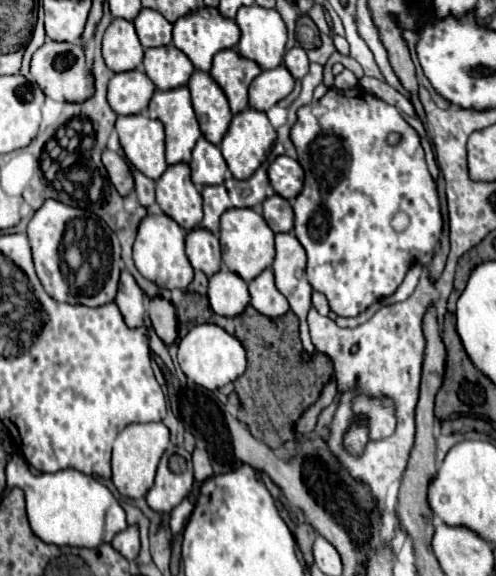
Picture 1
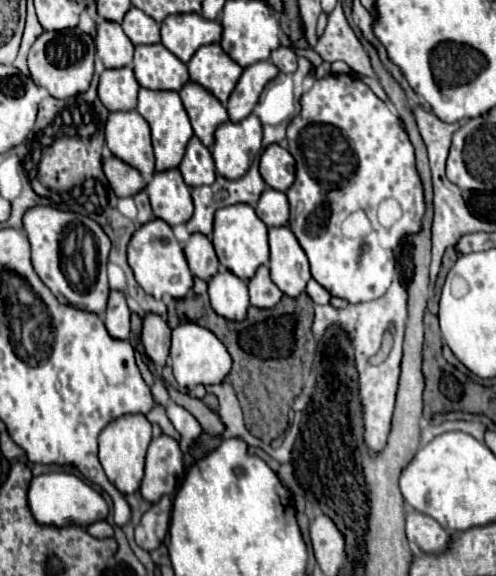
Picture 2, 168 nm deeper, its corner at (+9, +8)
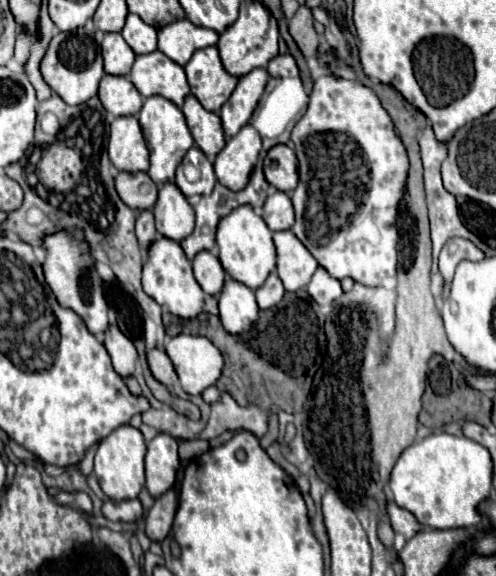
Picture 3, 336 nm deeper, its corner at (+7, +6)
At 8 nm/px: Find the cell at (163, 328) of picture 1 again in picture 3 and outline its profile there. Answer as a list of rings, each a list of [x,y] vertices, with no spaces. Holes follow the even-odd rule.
[[[156,348],[156,350],[148,352],[148,364],[150,364],[150,370],[152,370],[154,378],[158,382],[162,382],[164,386],[172,386],[172,384],[178,382],[178,376],[176,376],[176,372],[172,368],[172,362],[168,360],[164,350]]]

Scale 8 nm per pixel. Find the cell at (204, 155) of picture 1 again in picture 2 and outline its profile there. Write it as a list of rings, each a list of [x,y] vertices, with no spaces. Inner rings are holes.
[[[196,136],[190,138],[190,142],[186,146],[186,154],[178,168],[188,186],[204,186],[204,184],[214,182],[214,178],[216,178],[214,158],[212,158],[210,150]]]

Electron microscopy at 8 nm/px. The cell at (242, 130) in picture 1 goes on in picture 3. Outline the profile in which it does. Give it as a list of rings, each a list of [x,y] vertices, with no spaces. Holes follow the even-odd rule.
[[[246,124],[236,136],[232,136],[224,150],[216,156],[214,172],[220,184],[238,192],[242,190],[252,174],[262,148],[262,138],[252,124]]]

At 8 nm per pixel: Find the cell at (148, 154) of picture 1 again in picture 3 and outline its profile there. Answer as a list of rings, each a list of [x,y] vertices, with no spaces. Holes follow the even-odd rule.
[[[120,116],[112,122],[108,156],[114,168],[120,172],[148,170],[148,146],[136,116]]]

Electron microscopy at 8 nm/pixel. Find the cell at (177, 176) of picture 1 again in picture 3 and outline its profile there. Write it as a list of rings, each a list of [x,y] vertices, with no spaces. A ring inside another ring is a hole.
[[[166,184],[160,190],[152,212],[156,216],[156,230],[164,238],[180,242],[194,230],[194,210],[176,184]]]

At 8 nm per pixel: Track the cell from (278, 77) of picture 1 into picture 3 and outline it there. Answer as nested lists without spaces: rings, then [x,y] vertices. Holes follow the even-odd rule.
[[[256,68],[238,80],[232,96],[220,108],[220,120],[222,120],[226,138],[232,138],[234,134],[238,134],[242,126],[248,124],[264,92],[266,82],[268,82],[268,72],[264,72],[264,68]]]

